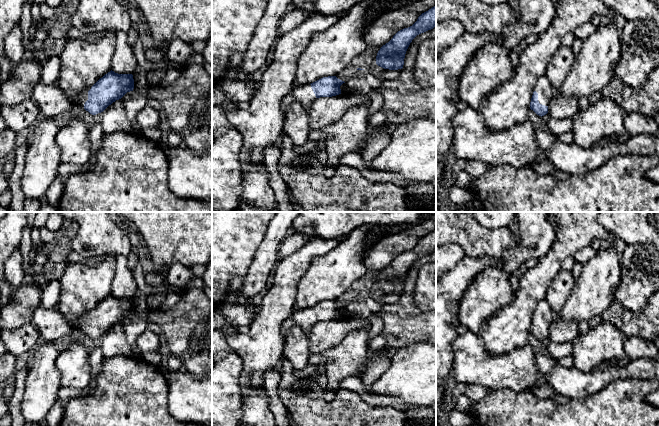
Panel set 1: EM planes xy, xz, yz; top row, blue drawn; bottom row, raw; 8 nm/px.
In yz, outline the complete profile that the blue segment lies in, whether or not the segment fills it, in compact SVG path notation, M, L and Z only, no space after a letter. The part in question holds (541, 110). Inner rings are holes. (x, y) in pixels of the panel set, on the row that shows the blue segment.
M542 76L535 85L530 109L541 117L546 115L548 113L549 101L555 93L556 89L550 84L546 76Z

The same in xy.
M111 70L93 86L78 94L72 100L72 103L78 104L90 114L96 115L133 89L134 79L132 74L118 74Z

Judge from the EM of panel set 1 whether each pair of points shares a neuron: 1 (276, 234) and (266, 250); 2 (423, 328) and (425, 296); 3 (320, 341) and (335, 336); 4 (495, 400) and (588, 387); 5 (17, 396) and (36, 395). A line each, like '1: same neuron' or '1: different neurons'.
1: same neuron
2: different neurons
3: same neuron
4: different neurons
5: different neurons

